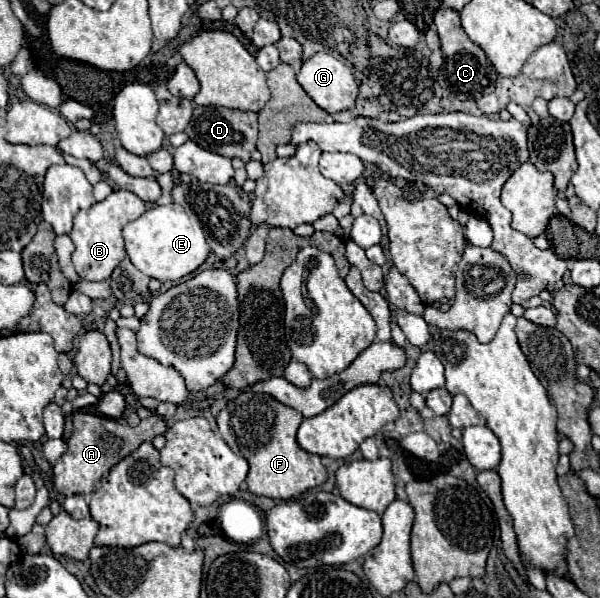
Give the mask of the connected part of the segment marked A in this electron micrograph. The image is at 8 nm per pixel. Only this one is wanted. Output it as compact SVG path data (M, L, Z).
M75 412L73 414L73 432L69 438L67 452L53 466L53 486L59 494L91 494L95 484L125 456L137 450L145 440L153 440L157 434L167 432L167 422L157 414L141 420L137 426L129 426L123 419L116 419L97 414Z

